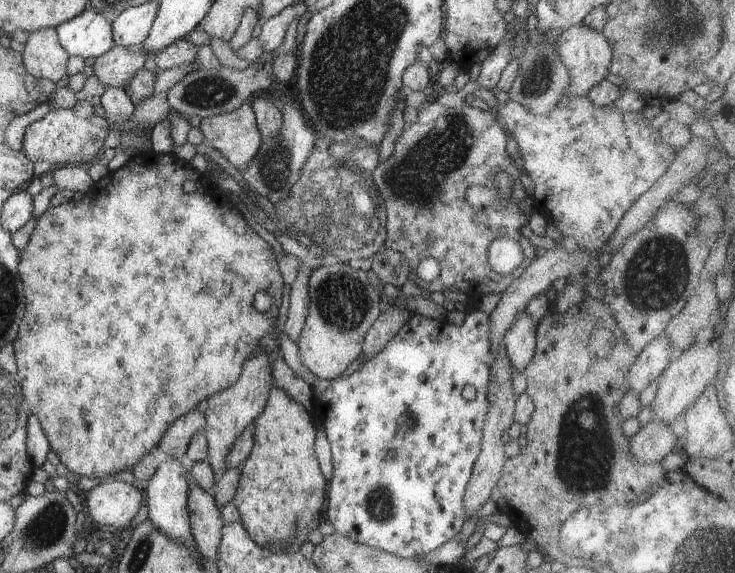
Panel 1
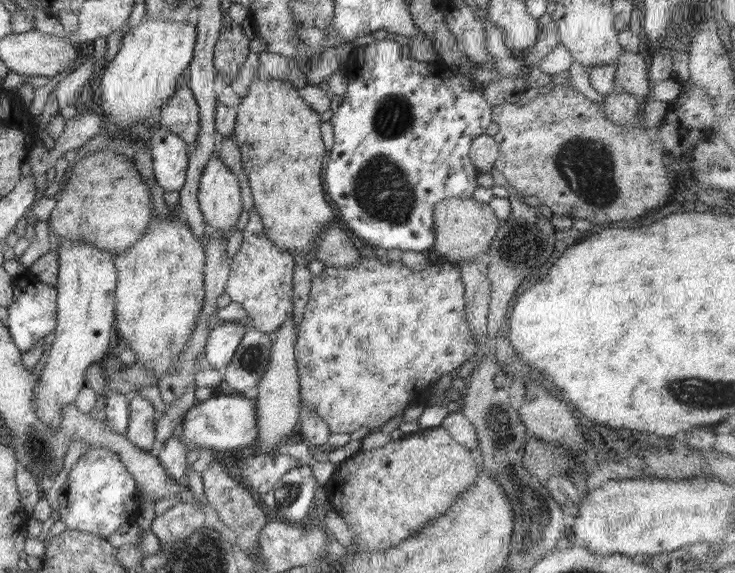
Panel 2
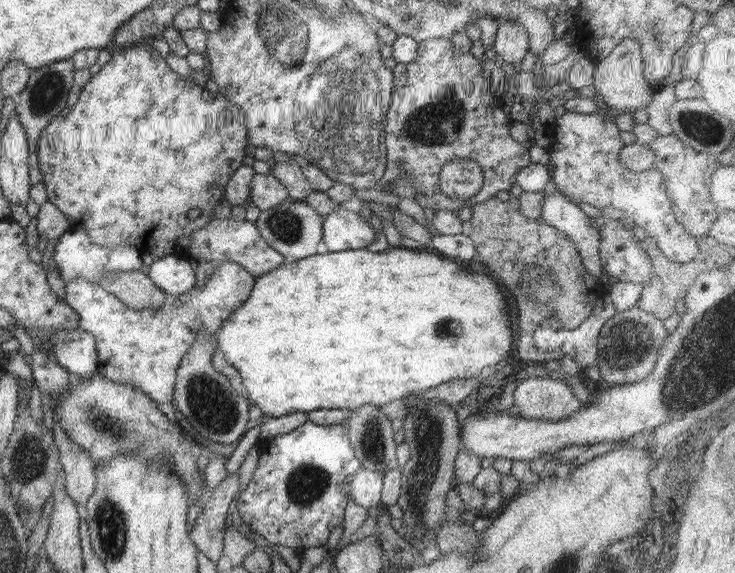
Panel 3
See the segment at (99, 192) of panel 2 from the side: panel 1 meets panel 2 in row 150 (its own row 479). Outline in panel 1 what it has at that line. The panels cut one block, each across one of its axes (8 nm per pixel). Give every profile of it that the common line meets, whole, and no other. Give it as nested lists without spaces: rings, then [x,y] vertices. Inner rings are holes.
[[[154,152],[136,154],[122,168],[108,172],[98,181],[93,181],[82,200],[70,199],[56,206],[51,205],[37,218],[26,248],[19,253],[21,257],[17,271],[24,284],[26,312],[18,336],[12,342],[18,362],[16,376],[20,380],[26,404],[32,408],[32,414],[36,412],[49,445],[69,472],[101,481],[110,481],[114,475],[124,471],[132,472],[140,459],[154,450],[161,441],[161,436],[177,418],[196,409],[200,402],[213,394],[236,384],[243,364],[261,351],[272,357],[273,386],[287,392],[309,413],[312,411],[312,387],[292,371],[280,350],[277,317],[284,292],[284,280],[278,269],[277,255],[246,223],[221,187],[193,169],[186,160],[179,159],[174,152],[162,156]],[[258,290],[266,290],[271,295],[271,307],[268,312],[258,312],[254,308],[254,294]]]

